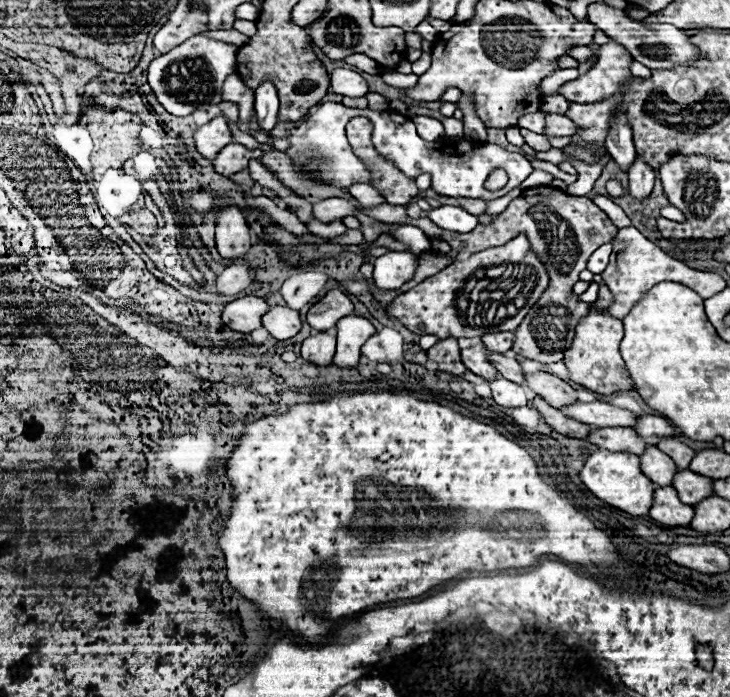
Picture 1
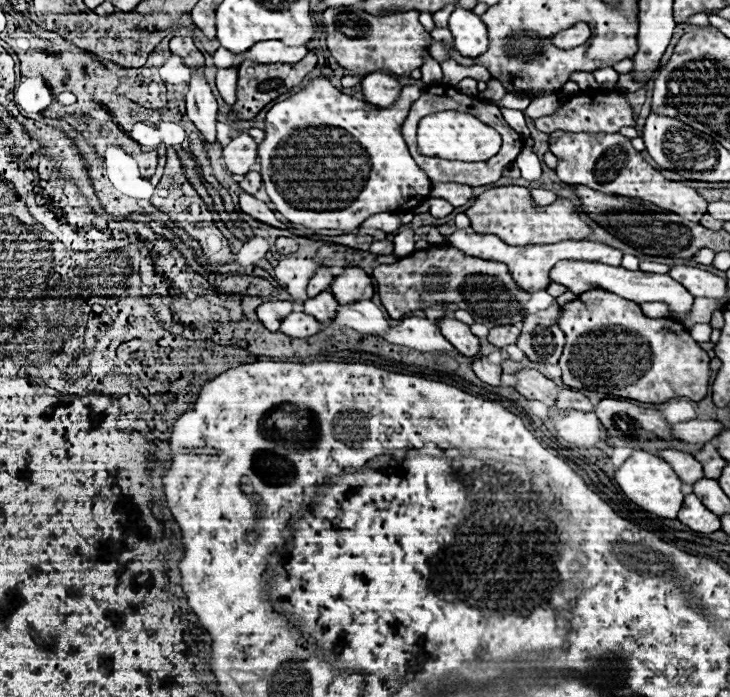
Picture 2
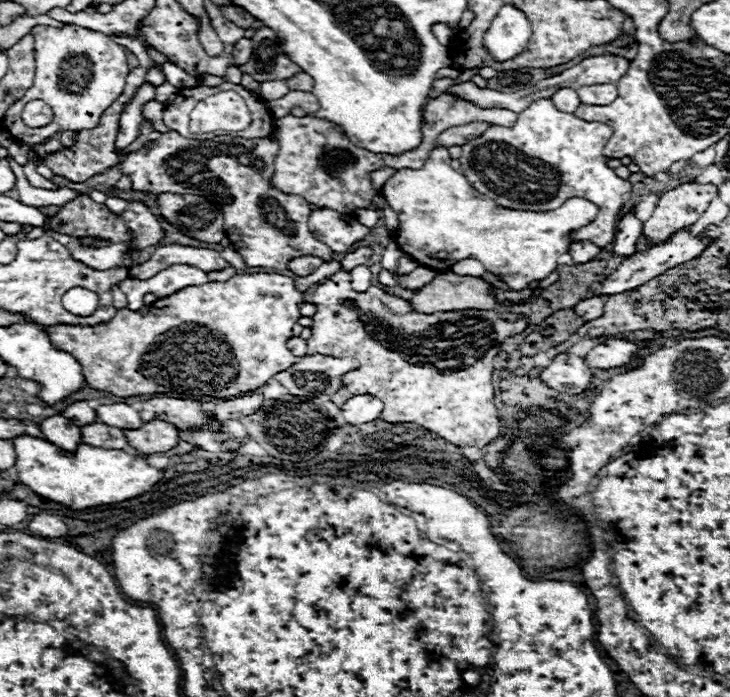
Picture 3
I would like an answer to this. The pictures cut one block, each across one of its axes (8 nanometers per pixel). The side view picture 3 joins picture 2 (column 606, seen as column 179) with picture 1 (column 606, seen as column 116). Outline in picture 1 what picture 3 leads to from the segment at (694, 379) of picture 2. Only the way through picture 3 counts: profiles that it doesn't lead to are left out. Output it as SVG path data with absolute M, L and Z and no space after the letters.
M592 308L576 326L576 336L572 340L572 346L568 350L564 350L564 364L570 372L568 374L570 380L592 392L604 394L604 396L612 396L622 390L634 390L634 382L620 356L622 338L624 338L622 320L618 320L610 314L596 312Z

